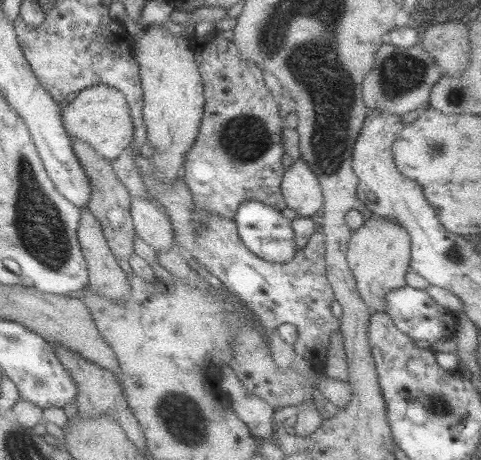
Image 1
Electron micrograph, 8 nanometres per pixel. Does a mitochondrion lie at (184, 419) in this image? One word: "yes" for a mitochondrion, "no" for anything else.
yes

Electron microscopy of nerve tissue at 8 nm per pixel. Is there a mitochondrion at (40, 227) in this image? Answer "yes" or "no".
yes

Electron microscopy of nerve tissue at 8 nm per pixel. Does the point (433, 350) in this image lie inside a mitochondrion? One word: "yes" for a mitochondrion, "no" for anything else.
no

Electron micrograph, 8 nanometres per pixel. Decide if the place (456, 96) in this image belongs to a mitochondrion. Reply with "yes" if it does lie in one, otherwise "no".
yes

